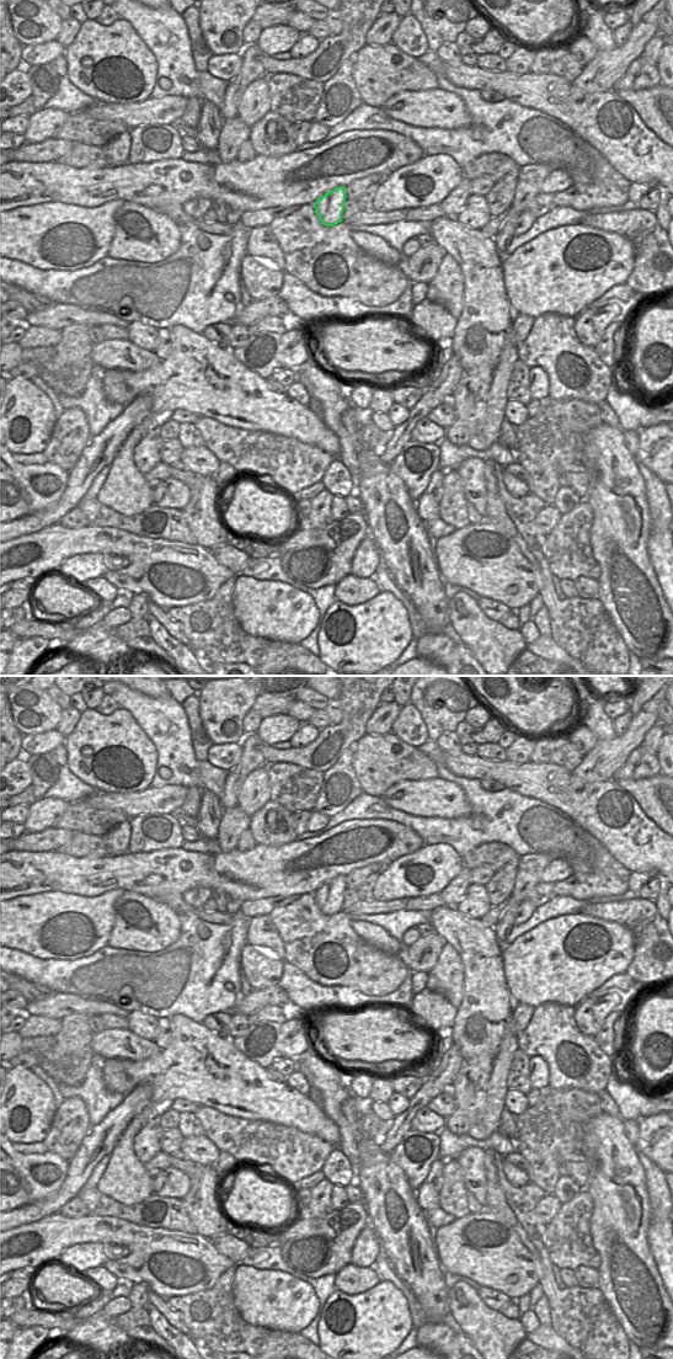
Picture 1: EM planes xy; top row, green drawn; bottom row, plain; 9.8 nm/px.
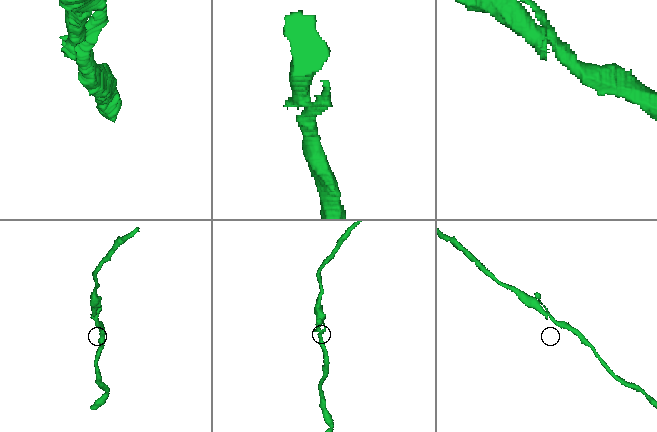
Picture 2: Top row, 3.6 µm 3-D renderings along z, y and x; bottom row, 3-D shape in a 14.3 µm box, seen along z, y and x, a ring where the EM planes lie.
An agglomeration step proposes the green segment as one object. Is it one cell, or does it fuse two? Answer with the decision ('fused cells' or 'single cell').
fused cells

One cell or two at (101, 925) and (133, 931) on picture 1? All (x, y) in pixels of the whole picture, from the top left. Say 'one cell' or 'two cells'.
two cells

